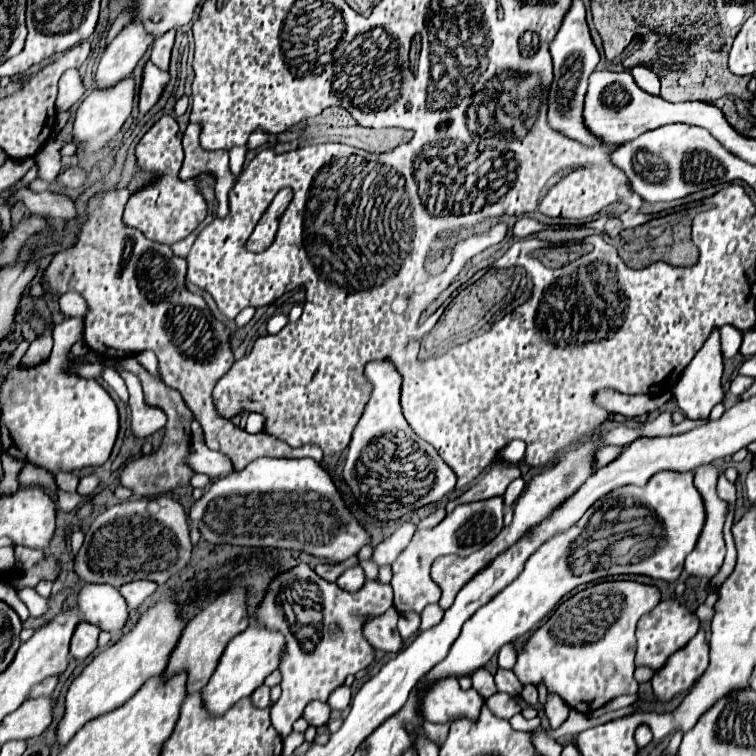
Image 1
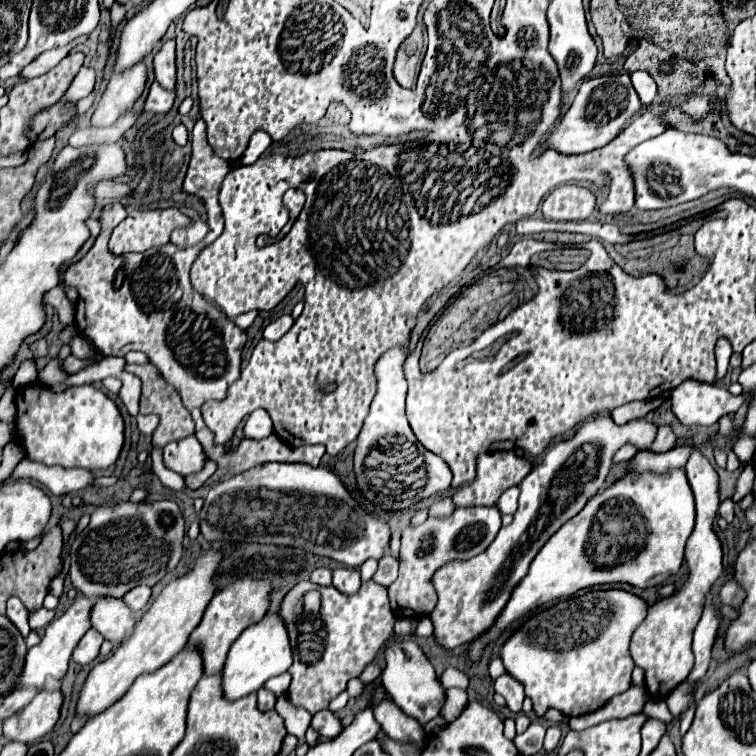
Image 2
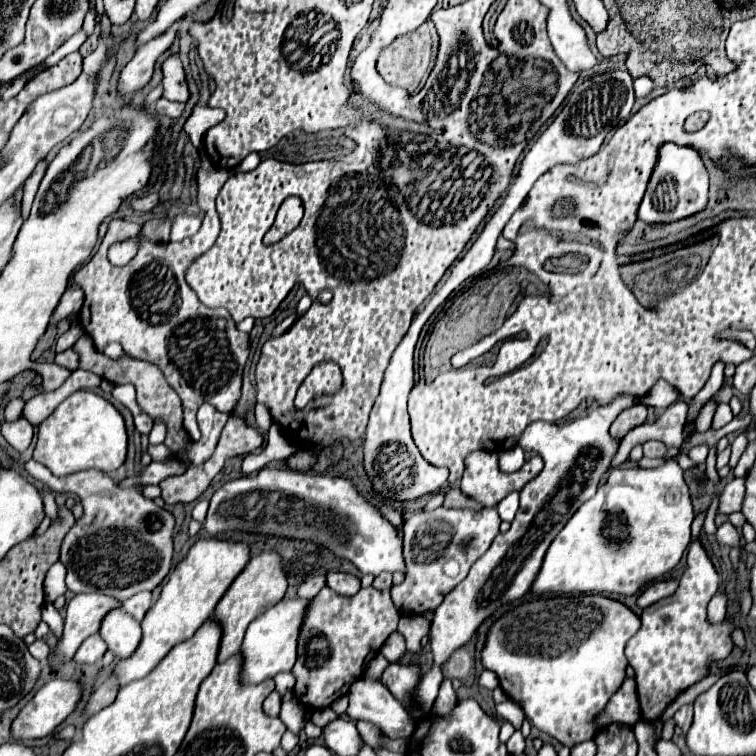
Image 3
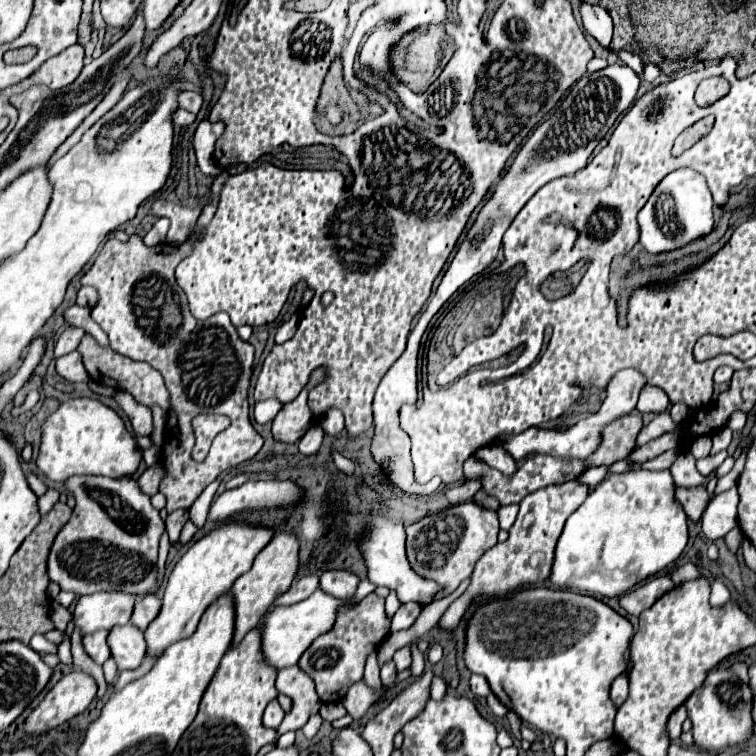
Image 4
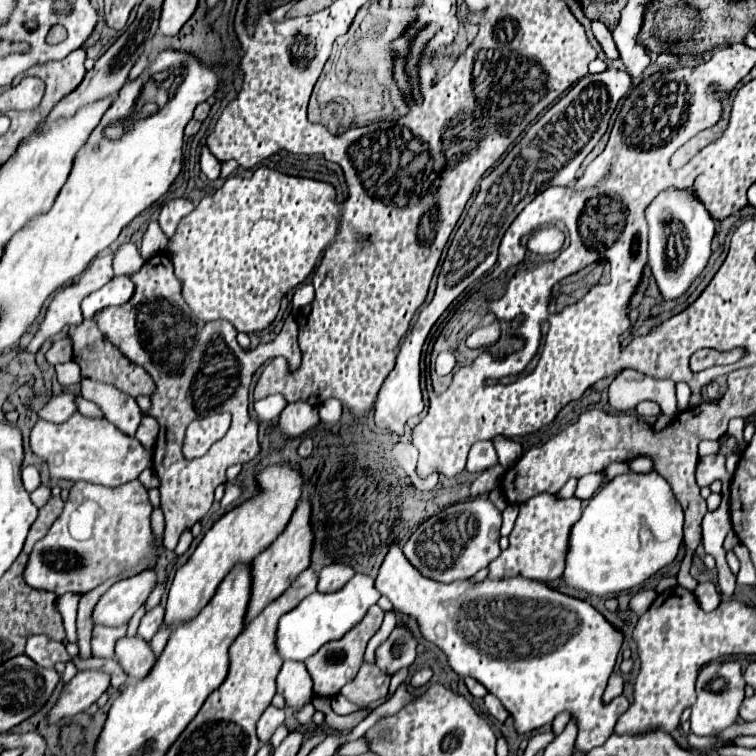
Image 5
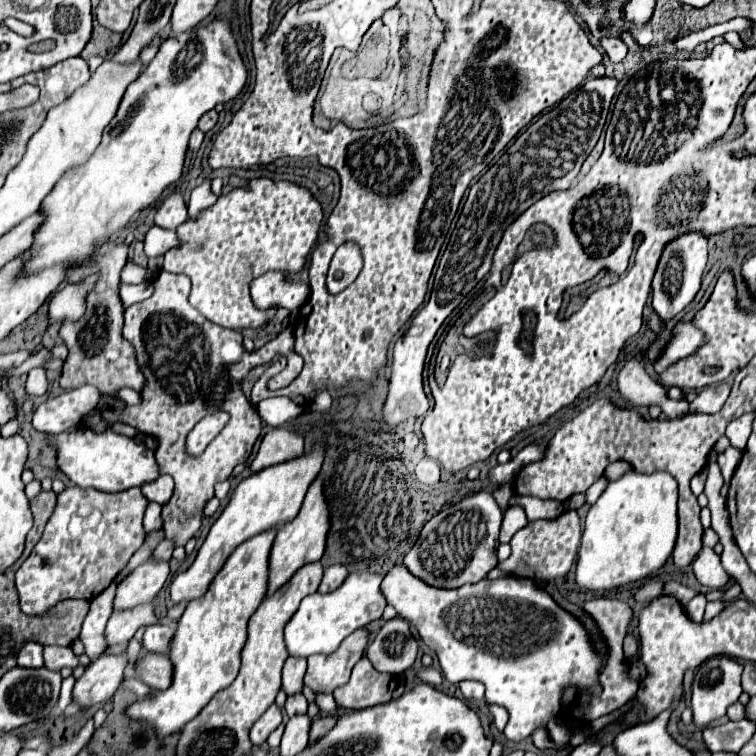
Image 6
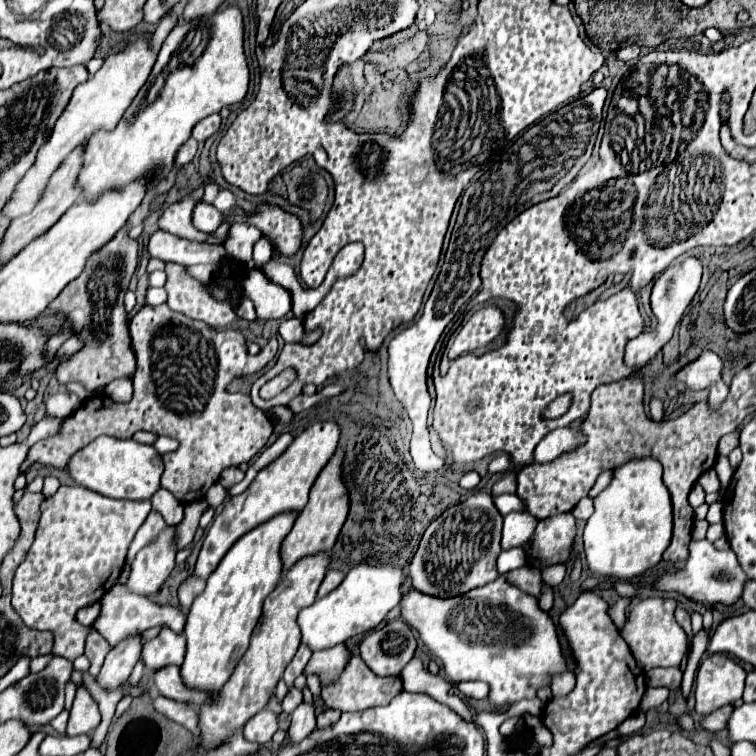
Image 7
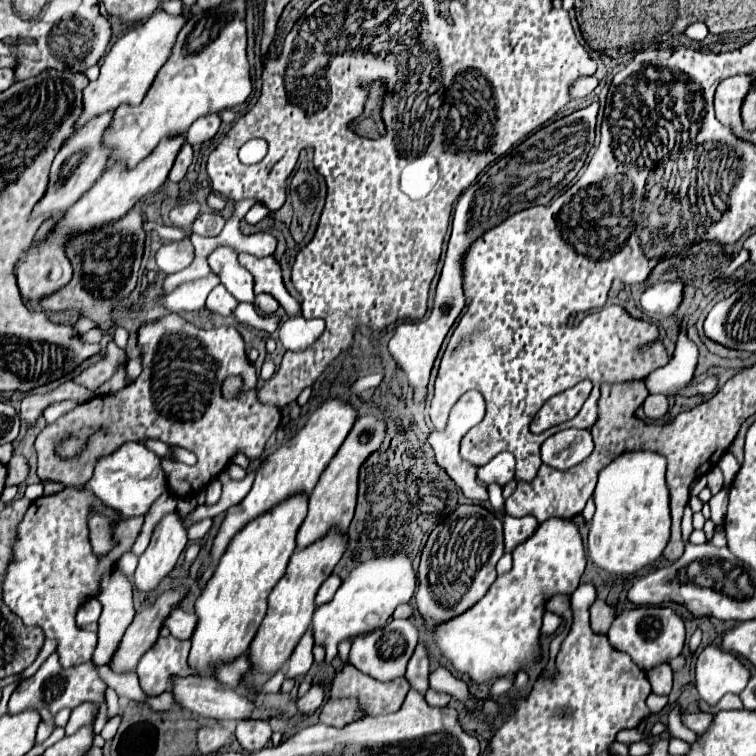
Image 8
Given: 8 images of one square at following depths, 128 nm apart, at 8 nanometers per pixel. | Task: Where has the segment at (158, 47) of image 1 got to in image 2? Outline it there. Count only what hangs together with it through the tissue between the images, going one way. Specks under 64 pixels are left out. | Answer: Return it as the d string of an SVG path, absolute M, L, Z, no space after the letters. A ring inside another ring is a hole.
M168 40L162 50L154 56L154 74L162 88L174 92L176 88L176 46L174 40Z

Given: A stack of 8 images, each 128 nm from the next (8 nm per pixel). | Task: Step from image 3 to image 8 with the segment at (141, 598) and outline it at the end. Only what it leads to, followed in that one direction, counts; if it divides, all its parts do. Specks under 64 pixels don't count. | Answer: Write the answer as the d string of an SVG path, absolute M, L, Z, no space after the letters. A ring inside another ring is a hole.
M160 636L158 642L140 658L136 668L144 694L158 696L162 692L172 692L172 678L198 674L188 664L188 652L190 640Z

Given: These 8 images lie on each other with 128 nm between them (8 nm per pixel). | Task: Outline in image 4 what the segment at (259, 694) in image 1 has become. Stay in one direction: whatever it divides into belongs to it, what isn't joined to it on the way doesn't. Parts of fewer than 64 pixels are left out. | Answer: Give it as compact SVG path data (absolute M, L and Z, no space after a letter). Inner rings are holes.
M272 700L272 702L266 706L266 710L264 710L262 724L268 726L268 728L278 728L280 722L282 722L282 718L284 718L284 710L280 708L278 700Z

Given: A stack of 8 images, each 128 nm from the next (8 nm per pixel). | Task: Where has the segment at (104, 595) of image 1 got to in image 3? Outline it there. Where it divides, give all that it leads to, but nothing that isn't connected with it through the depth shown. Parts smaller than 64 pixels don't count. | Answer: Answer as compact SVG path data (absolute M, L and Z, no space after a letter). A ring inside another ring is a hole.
M122 608L106 614L100 634L106 640L108 650L114 652L114 656L120 660L130 658L142 640L140 624Z

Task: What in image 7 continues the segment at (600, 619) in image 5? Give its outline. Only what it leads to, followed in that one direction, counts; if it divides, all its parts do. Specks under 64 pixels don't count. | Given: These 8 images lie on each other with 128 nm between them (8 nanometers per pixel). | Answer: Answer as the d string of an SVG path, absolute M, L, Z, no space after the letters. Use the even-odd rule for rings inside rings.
M496 578L458 598L434 598L408 592L400 600L404 622L414 628L428 650L440 658L452 682L482 680L490 684L490 702L510 706L522 698L536 698L536 690L550 684L550 676L566 670L556 626L540 610L534 596L508 580Z

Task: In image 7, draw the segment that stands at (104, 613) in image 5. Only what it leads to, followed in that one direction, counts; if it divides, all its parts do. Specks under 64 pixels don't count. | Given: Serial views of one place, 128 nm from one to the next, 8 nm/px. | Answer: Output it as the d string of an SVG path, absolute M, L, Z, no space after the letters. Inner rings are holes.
M166 526L136 554L126 586L140 596L156 594L176 564L176 552L176 528Z

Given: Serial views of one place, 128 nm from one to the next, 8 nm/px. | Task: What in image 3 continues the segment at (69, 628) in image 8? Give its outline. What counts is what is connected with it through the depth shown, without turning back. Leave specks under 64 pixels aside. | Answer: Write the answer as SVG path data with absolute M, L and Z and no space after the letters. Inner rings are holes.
M30 460L26 462L26 472L34 476L36 480L44 482L53 493L71 492L78 494L84 514L66 534L62 546L60 546L60 562L66 566L66 586L74 594L82 592L98 592L112 596L120 602L126 598L142 592L142 590L154 590L170 572L172 564L172 532L174 532L174 516L156 506L152 500L144 498L136 488L120 488L100 470L82 470L68 476L54 476L46 466Z

